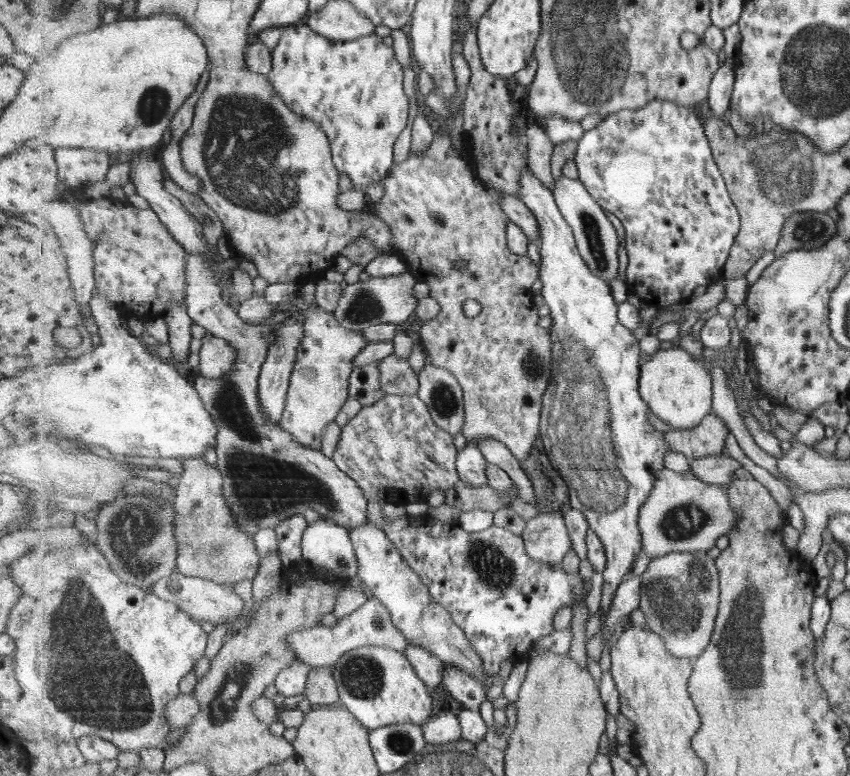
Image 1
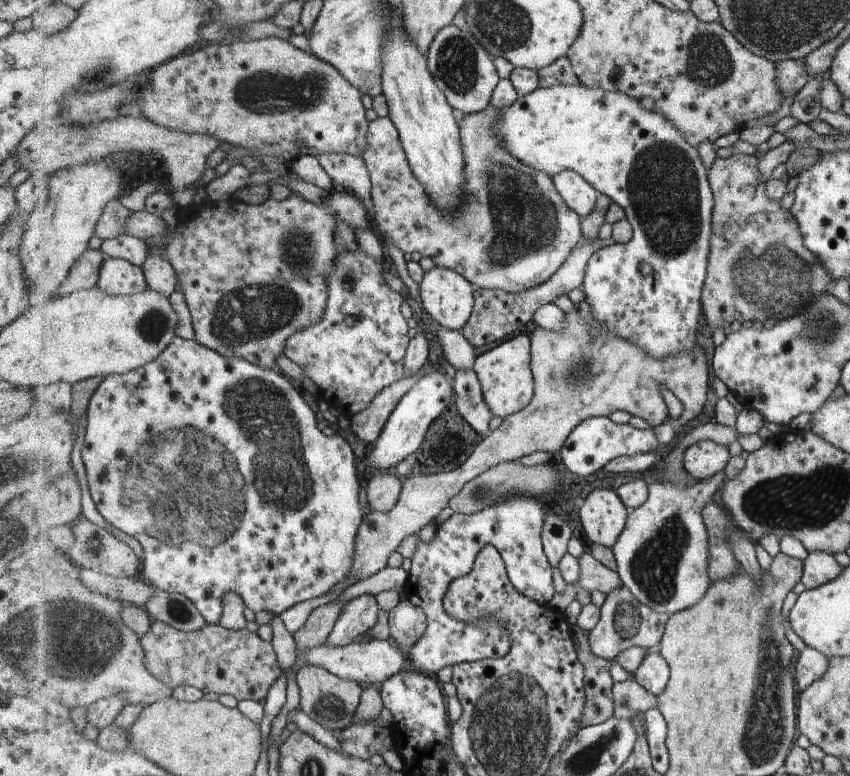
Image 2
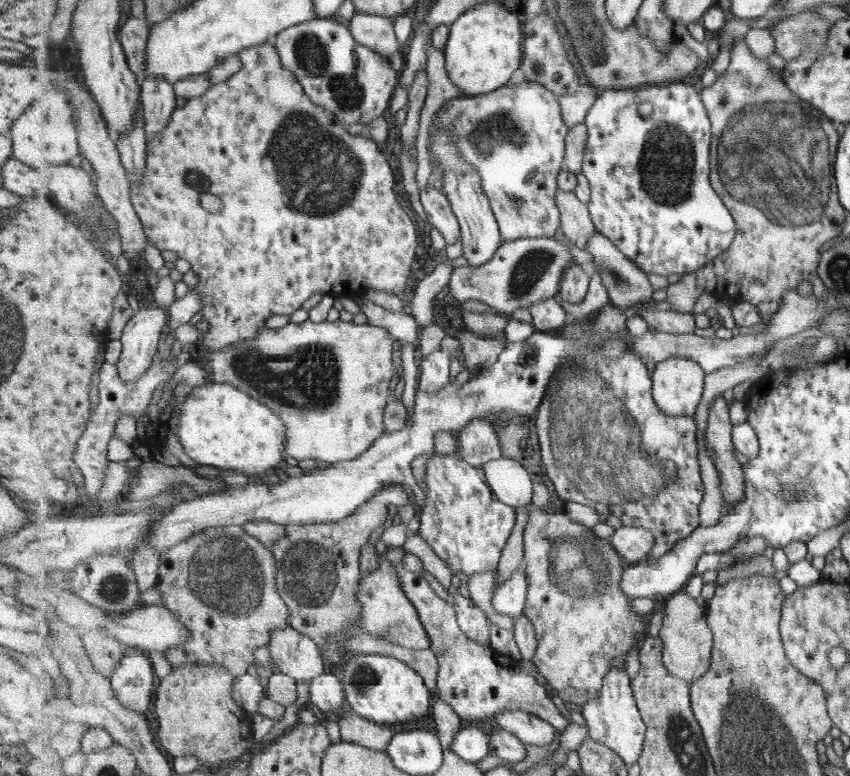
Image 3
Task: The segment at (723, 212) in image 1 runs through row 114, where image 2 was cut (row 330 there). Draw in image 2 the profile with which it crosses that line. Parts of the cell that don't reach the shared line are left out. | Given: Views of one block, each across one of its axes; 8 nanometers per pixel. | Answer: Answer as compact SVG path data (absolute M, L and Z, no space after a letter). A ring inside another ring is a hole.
M582 83L577 85L559 84L557 86L543 88L540 87L528 96L521 96L512 106L501 111L501 120L496 128L493 128L501 136L503 146L511 156L517 160L535 168L537 171L544 171L549 176L557 176L565 170L575 170L585 178L600 194L604 193L611 196L613 201L626 211L627 219L634 227L634 236L627 243L614 243L610 241L609 245L597 250L593 254L587 272L585 274L584 290L585 297L593 308L593 316L604 323L610 332L617 332L617 336L624 337L626 340L633 340L634 344L639 344L645 348L651 356L656 358L669 358L673 354L681 352L691 352L697 345L697 330L701 324L701 314L704 314L704 304L702 301L702 292L704 291L705 280L708 277L709 252L712 245L709 244L712 237L711 226L713 226L713 208L715 208L715 198L709 186L707 175L709 170L706 168L704 161L701 160L698 148L689 144L683 137L683 134L677 130L675 124L671 124L661 114L652 110L643 110L641 102L637 98L627 96L625 92L607 92L601 87L587 88Z

